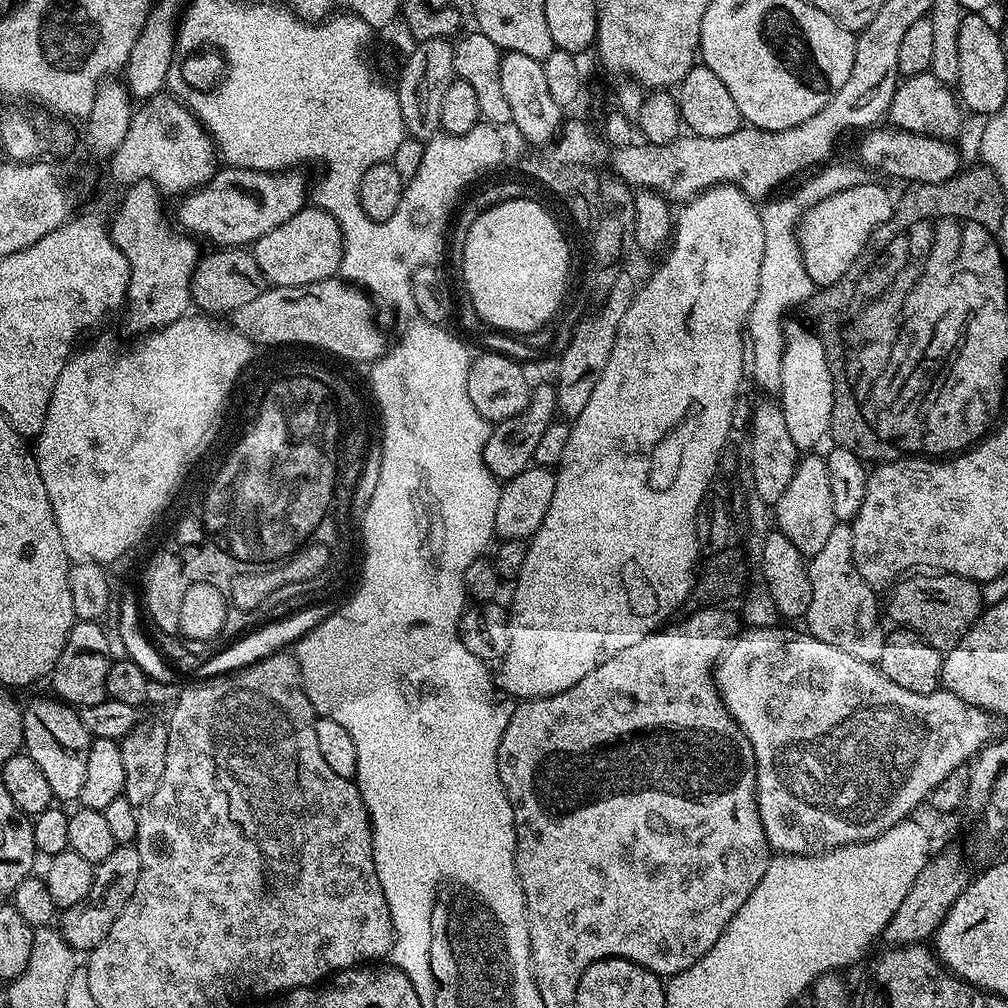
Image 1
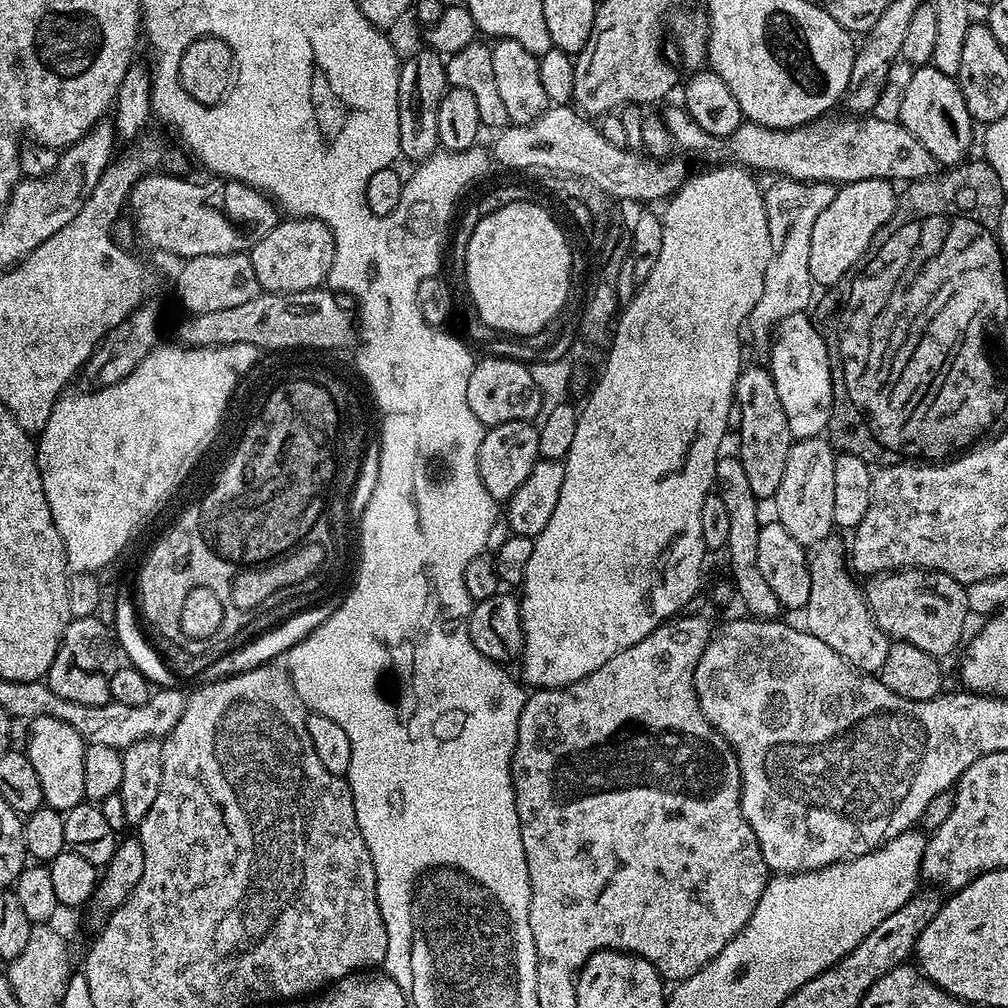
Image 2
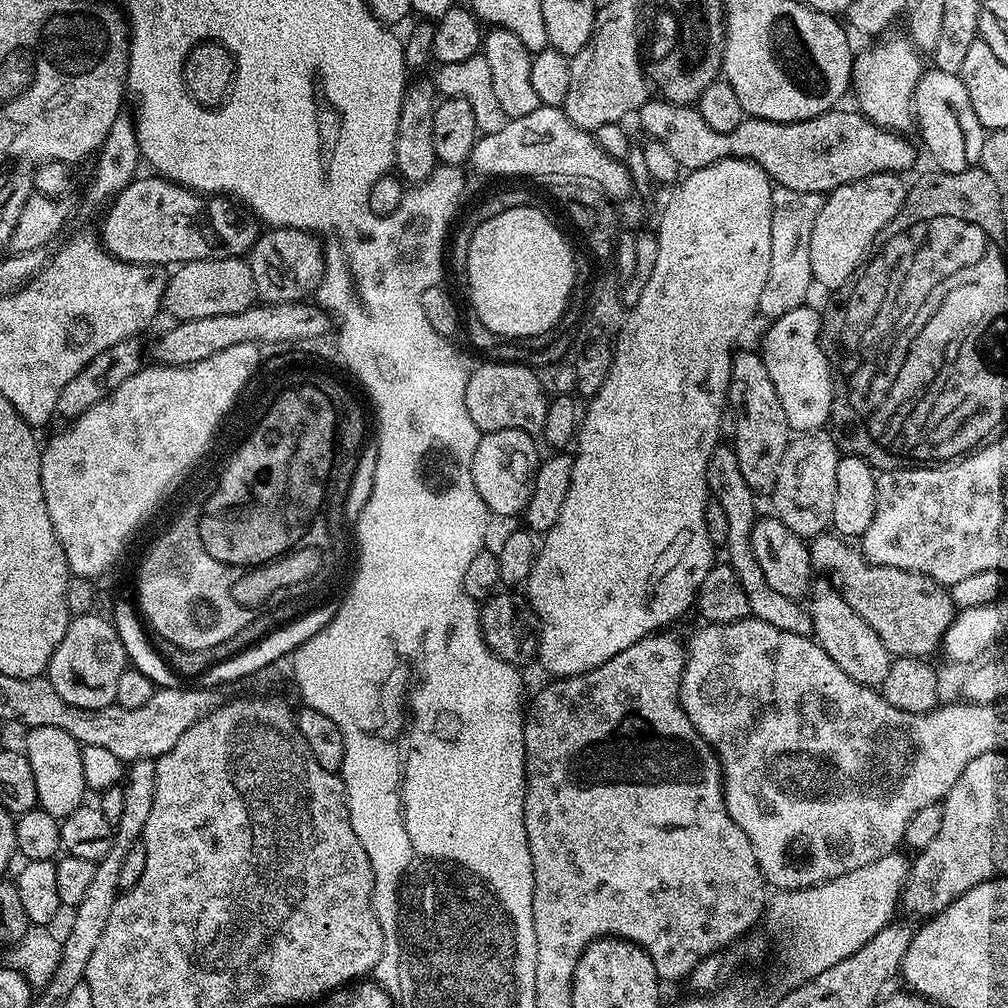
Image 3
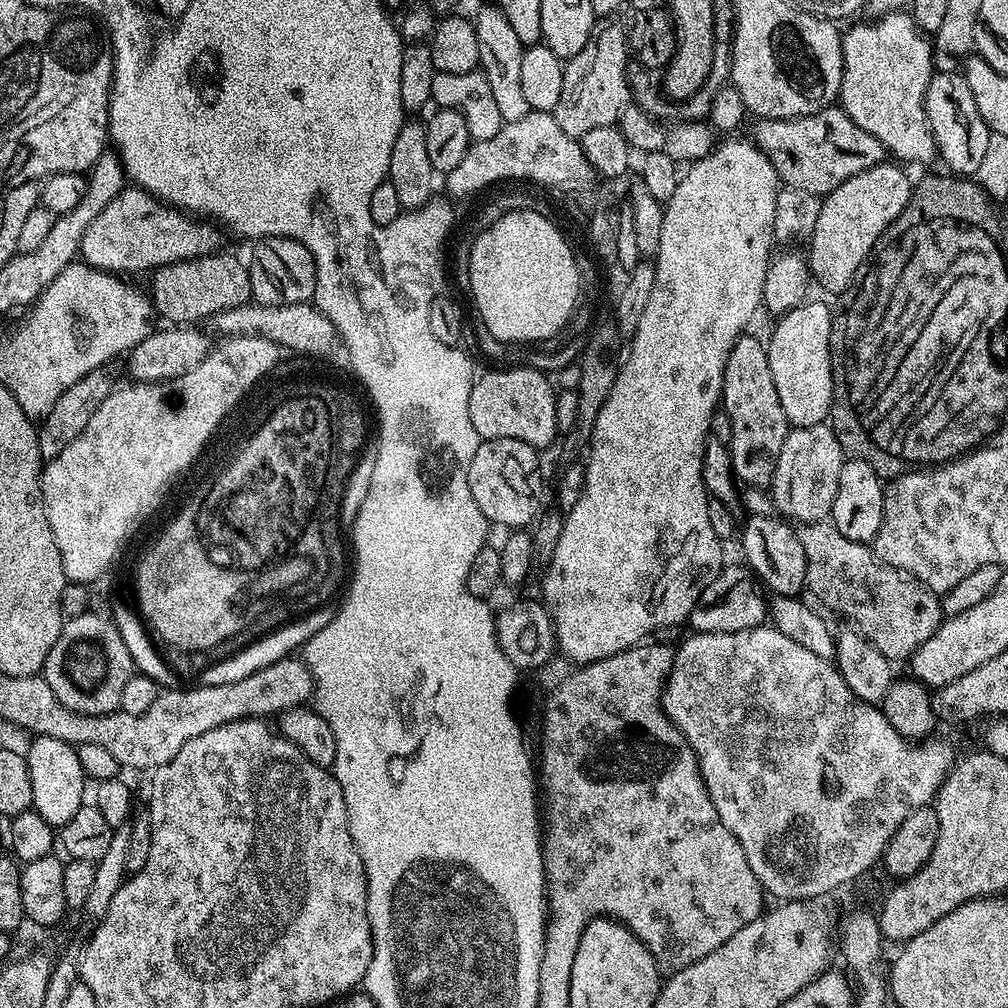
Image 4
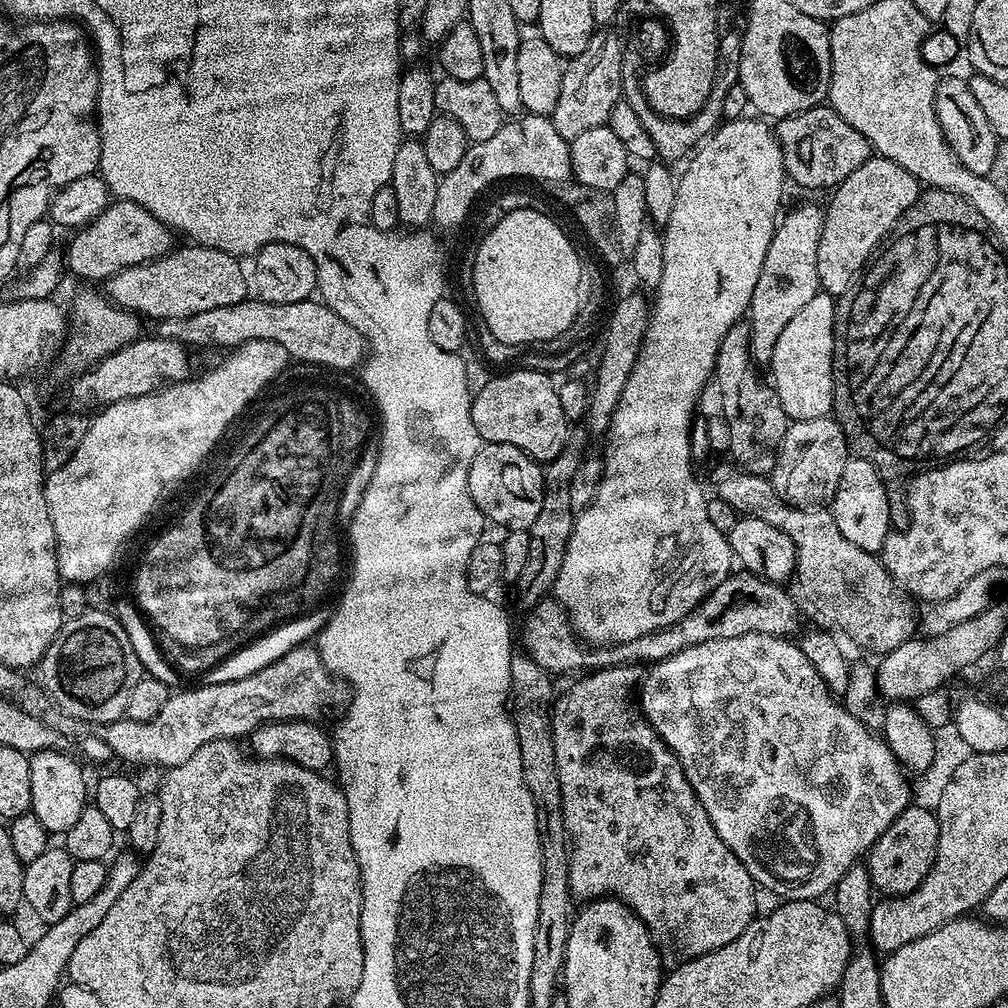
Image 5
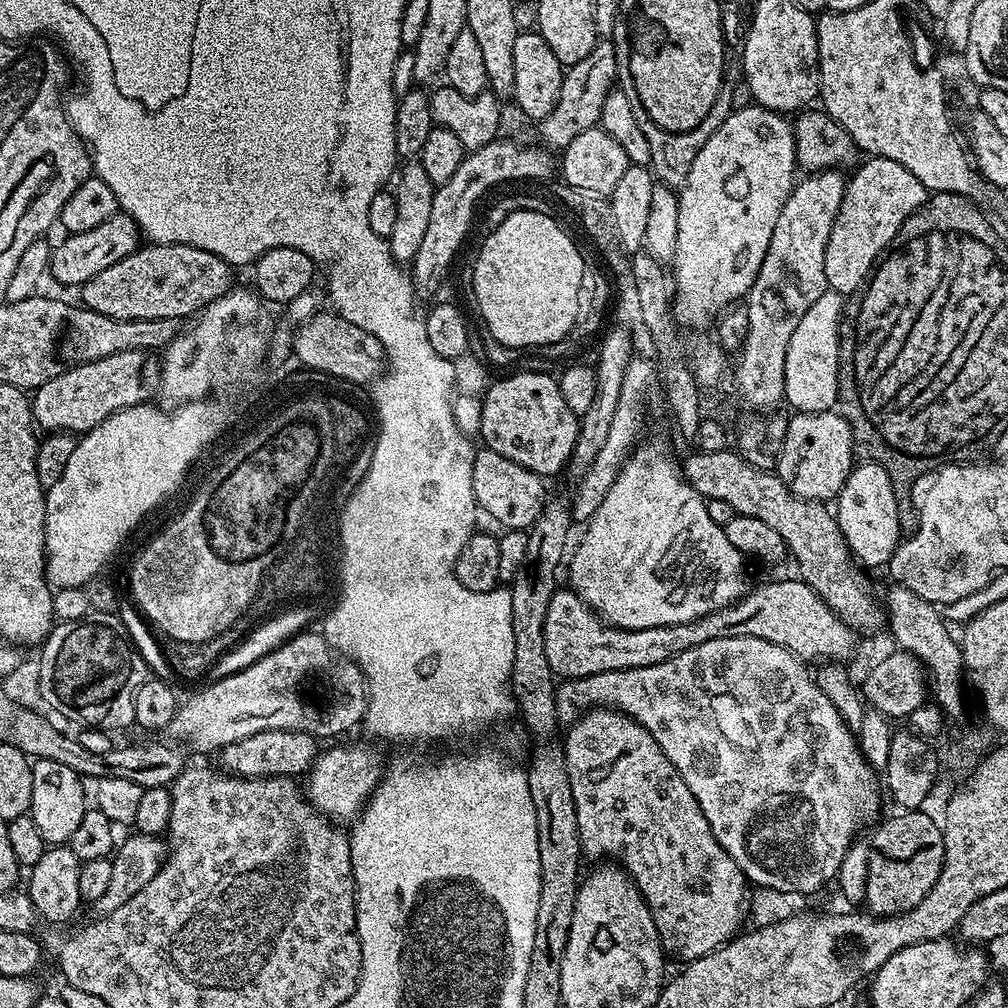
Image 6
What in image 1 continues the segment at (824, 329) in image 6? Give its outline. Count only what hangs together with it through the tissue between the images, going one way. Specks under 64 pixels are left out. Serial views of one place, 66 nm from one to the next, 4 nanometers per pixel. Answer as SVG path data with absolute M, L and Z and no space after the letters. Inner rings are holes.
M807 323L783 325L785 348L782 354L778 403L786 418L790 439L797 450L812 450L829 435L834 410L834 382L828 365L828 348Z

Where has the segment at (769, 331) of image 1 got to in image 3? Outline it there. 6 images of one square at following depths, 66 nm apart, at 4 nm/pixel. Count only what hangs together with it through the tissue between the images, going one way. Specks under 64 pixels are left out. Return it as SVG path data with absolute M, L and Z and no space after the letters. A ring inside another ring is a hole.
M780 185L773 187L770 212L770 274L762 288L758 306L759 313L762 316L764 314L768 320L776 319L807 303L810 286L813 287L814 284L810 270L810 236L823 205L824 196L819 192L790 190L789 187Z

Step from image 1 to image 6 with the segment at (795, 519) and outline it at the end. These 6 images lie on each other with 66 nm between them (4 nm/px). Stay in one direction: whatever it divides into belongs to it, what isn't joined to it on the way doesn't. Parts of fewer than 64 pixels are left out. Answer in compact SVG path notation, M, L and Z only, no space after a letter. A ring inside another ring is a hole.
M839 411L796 412L789 419L780 451L778 475L794 495L803 500L835 501L852 467L852 431Z

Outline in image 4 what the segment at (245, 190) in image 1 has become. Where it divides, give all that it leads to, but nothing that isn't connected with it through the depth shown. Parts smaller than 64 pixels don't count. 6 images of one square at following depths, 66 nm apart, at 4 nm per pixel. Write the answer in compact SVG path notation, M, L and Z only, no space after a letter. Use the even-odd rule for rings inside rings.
M126 186L86 226L79 259L103 272L129 274L157 270L180 260L219 253L225 246L225 233L213 221L189 214L152 196L144 188Z

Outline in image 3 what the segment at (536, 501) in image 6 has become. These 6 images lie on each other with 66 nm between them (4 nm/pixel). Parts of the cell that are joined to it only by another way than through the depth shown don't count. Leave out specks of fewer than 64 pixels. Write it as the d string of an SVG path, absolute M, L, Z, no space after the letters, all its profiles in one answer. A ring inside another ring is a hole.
M494 430L481 435L474 450L472 477L482 502L489 508L493 517L521 515L522 508L519 503L508 503L520 491L524 494L532 491L532 484L536 481L536 469L542 463L542 455L540 456L539 450L536 449L536 440L537 437L526 430ZM496 500L501 500L504 504L496 504Z

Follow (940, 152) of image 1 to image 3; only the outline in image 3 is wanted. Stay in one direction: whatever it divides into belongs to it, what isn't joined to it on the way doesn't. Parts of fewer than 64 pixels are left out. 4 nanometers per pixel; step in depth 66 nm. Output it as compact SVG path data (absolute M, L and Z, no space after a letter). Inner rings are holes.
M649 98L634 114L645 137L662 142L678 161L681 169L705 168L719 160L737 156L754 162L773 185L790 190L832 192L838 186L858 182L870 174L894 172L904 174L916 164L916 148L899 132L880 128L859 111L823 112L798 122L770 122L748 116L729 133L714 130L706 124L696 106L672 104L663 98Z

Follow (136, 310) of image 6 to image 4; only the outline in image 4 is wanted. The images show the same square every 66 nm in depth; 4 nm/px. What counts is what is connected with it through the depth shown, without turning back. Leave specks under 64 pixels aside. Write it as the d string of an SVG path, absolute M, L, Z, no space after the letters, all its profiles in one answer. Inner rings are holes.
M219 252L214 255L199 256L196 259L180 260L178 263L167 264L153 273L150 295L155 311L160 313L172 324L196 324L200 319L209 319L226 310L234 309L252 300L252 287L248 277L248 264L240 262L236 257Z

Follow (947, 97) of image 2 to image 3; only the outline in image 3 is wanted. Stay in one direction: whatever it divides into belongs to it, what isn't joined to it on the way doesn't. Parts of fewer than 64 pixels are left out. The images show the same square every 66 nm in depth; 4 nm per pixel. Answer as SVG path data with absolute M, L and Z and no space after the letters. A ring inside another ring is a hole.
M935 66L921 71L920 81L912 99L914 124L920 128L920 136L941 172L961 172L981 163L980 155L986 152L986 130L974 114L970 94L966 94L966 82L955 72L938 70Z

